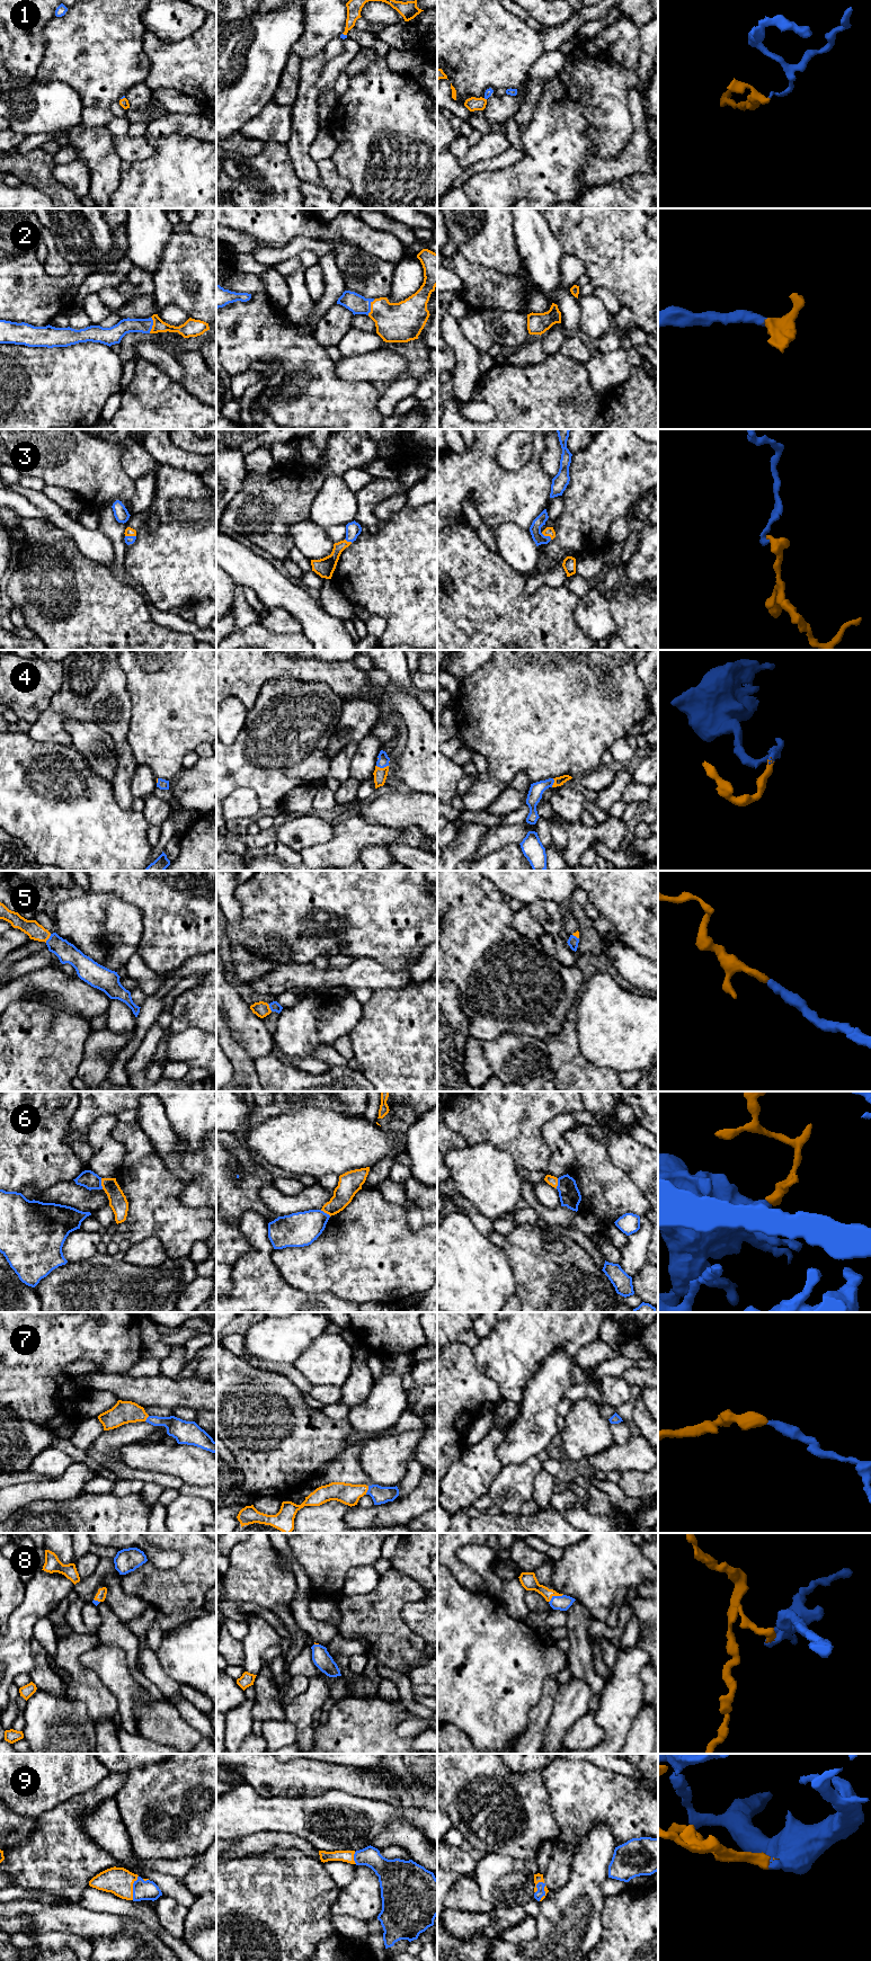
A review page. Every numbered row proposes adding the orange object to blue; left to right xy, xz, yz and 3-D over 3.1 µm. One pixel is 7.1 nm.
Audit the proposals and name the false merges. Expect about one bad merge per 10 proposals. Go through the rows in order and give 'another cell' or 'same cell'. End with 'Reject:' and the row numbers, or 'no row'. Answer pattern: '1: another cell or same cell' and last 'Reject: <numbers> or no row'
1: same cell
2: same cell
3: same cell
4: same cell
5: same cell
6: another cell
7: same cell
8: same cell
9: same cell
Reject: 6

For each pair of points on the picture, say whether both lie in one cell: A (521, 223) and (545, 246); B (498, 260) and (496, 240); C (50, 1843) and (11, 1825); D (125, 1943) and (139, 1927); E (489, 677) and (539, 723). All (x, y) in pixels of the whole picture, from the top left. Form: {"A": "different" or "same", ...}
{"A": "same", "B": "same", "C": "different", "D": "same", "E": "same"}

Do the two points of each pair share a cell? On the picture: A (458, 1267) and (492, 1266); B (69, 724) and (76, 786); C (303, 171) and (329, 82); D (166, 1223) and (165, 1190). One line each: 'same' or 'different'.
A: same
B: different
C: different
D: same

